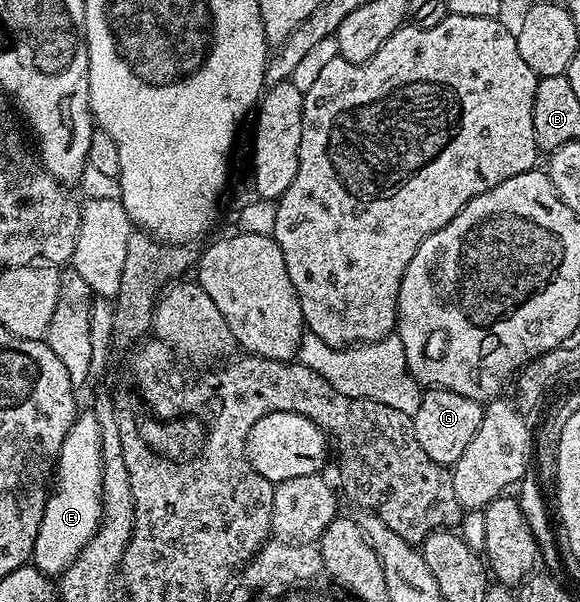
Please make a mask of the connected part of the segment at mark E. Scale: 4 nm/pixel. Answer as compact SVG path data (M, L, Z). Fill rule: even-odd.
M80 415L73 422L69 434L65 434L65 442L61 442L57 471L53 476L53 491L48 495L47 505L41 518L41 530L37 530L35 567L55 578L62 574L73 561L79 557L81 550L93 538L103 518L103 459L101 458L101 430L94 415Z

